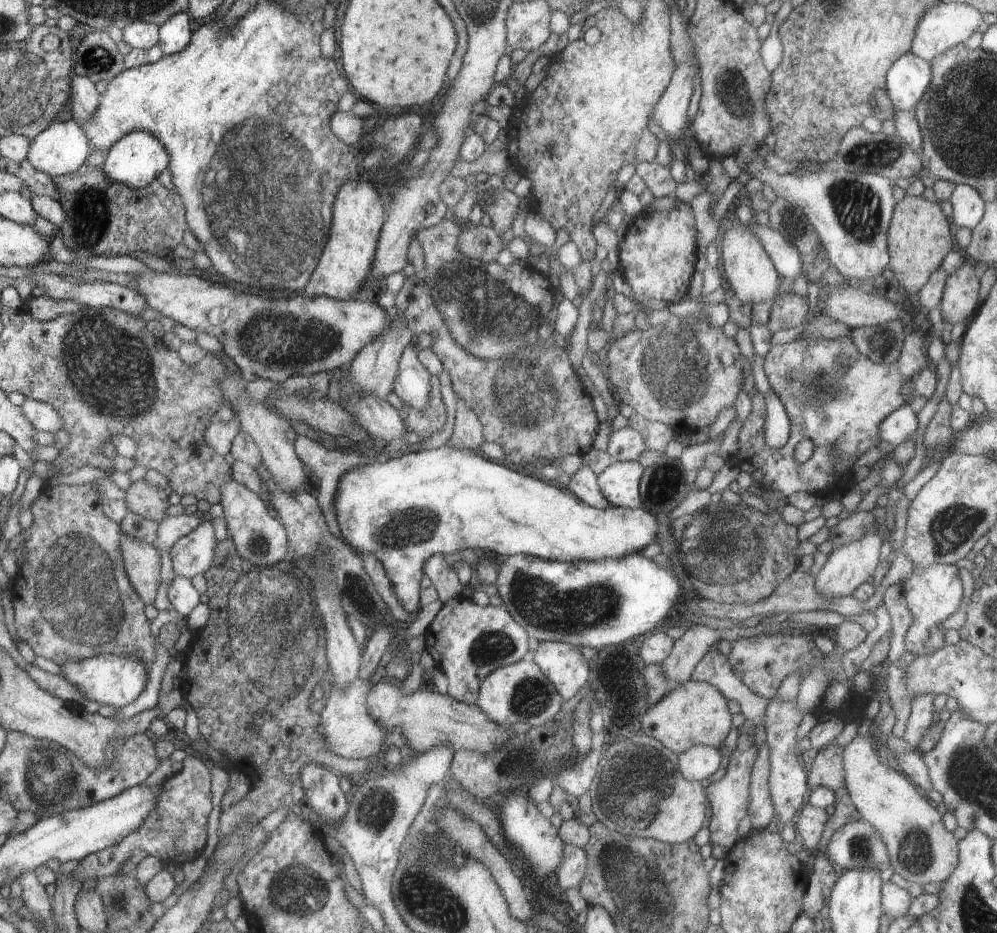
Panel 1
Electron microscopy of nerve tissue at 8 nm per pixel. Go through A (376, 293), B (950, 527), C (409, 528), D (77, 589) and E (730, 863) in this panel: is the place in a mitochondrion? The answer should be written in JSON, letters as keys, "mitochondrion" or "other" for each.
{"A":"other","B":"mitochondrion","C":"mitochondrion","D":"mitochondrion","E":"other"}

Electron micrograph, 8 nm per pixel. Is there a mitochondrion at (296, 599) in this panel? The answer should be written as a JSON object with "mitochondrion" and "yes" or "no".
{"mitochondrion":"yes"}

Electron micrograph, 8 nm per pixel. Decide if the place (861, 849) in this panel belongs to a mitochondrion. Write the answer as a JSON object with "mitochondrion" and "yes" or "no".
{"mitochondrion":"yes"}

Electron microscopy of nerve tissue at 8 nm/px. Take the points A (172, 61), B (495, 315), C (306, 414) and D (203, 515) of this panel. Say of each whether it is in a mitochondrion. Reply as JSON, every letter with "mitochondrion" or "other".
{"A":"other","B":"mitochondrion","C":"other","D":"other"}

